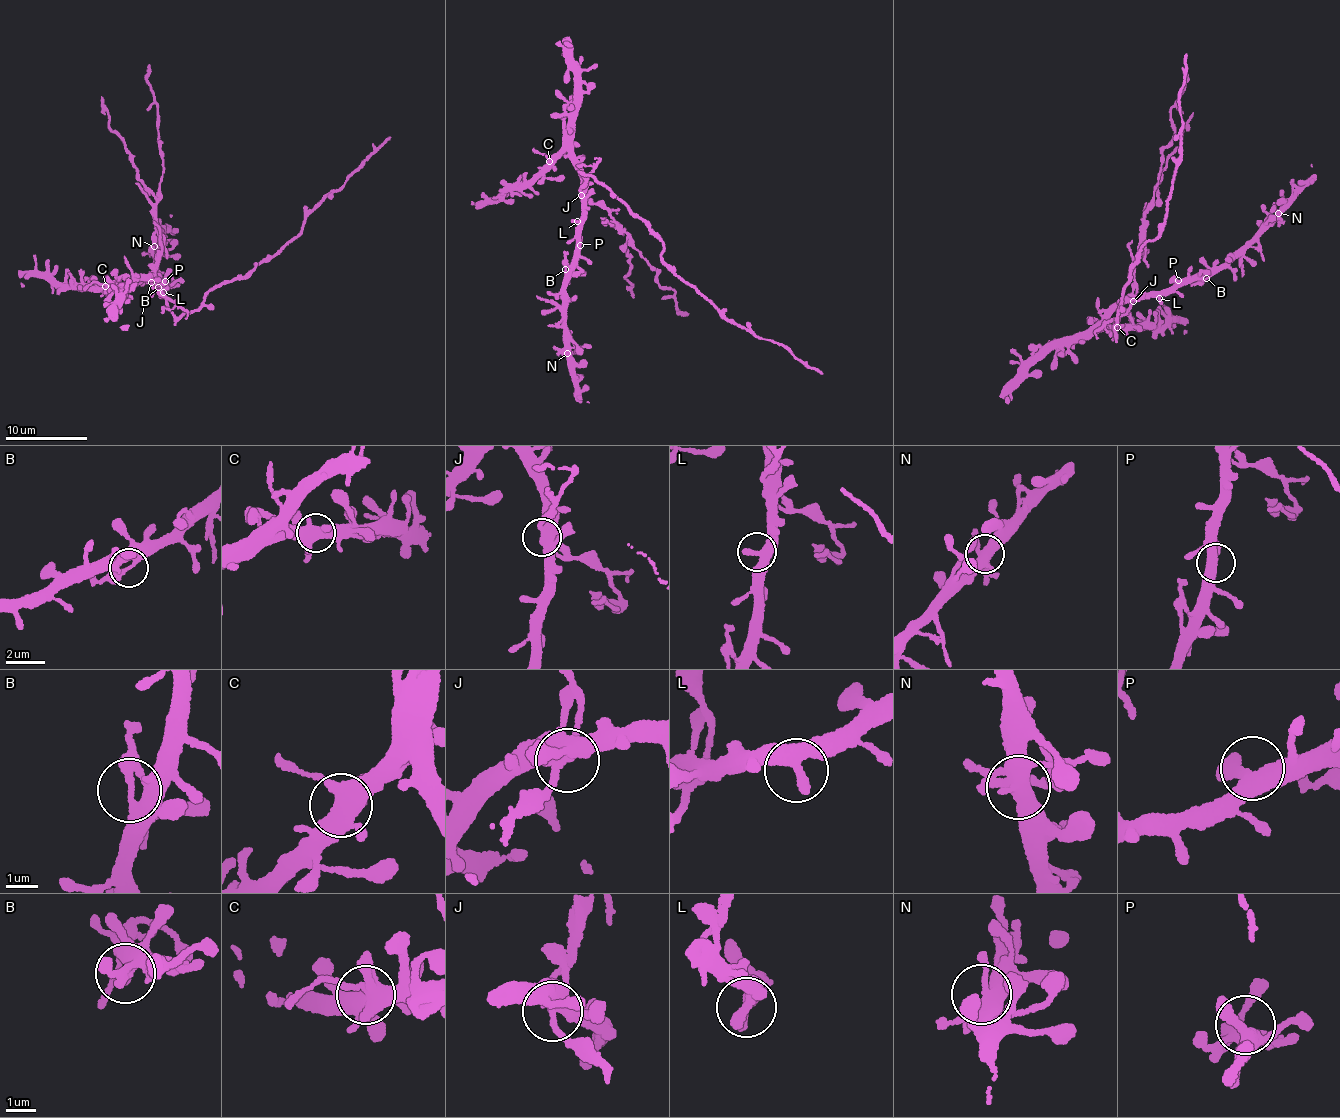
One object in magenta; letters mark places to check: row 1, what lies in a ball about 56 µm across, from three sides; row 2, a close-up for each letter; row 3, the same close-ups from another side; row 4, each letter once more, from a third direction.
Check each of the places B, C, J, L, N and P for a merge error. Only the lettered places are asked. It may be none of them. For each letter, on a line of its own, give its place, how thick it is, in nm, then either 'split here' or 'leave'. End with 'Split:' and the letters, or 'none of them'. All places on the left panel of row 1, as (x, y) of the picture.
B: place (158, 287); calibre 300 nm; leave
C: place (105, 286); calibre 480 nm; leave
J: place (151, 282); calibre 460 nm; split here
L: place (163, 292); calibre 440 nm; leave
N: place (154, 246); calibre 440 nm; leave
P: place (165, 281); calibre 400 nm; leave
Split: J

